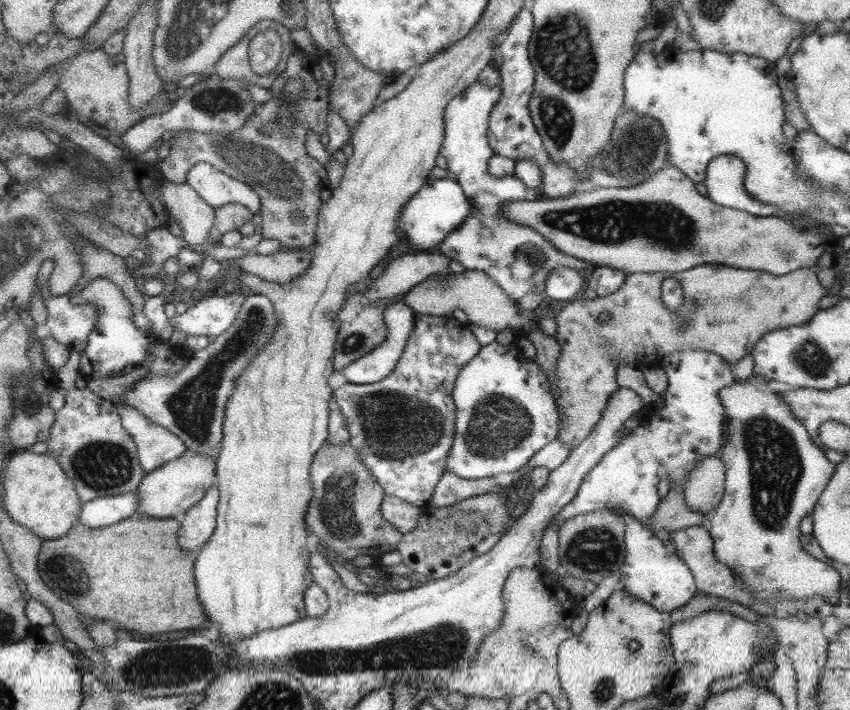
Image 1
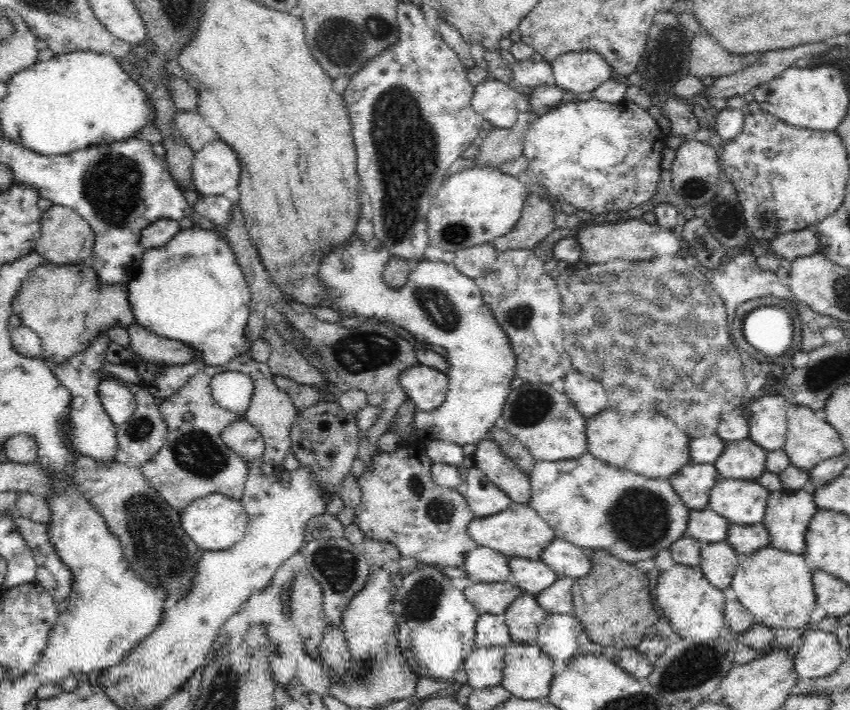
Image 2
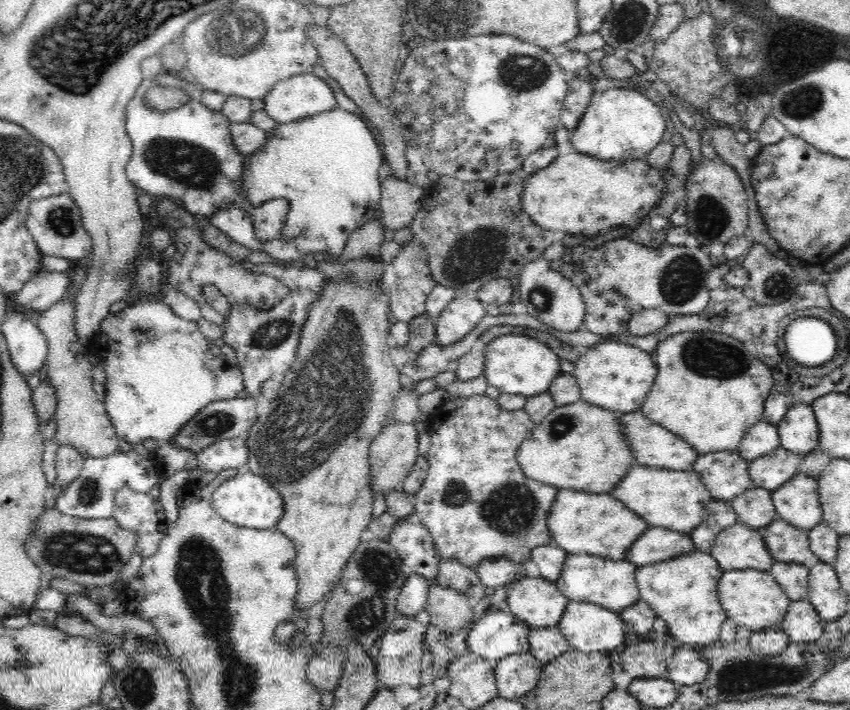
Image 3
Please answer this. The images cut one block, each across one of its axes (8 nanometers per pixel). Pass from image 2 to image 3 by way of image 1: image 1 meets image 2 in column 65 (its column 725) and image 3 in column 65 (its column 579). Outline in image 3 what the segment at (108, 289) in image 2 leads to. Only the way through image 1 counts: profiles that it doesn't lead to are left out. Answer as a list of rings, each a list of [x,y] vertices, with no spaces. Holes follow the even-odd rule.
[[[68,298],[56,302],[48,308],[35,316],[36,325],[42,329],[42,333],[46,335],[48,341],[48,354],[47,354],[47,378],[50,385],[56,389],[57,396],[57,409],[55,412],[56,425],[58,430],[55,432],[55,439],[61,444],[69,444],[73,446],[84,459],[99,458],[110,456],[118,450],[118,442],[120,438],[117,435],[116,429],[113,427],[109,414],[107,413],[105,403],[98,399],[98,395],[94,391],[92,384],[92,364],[88,359],[89,353],[86,346],[78,341],[76,335],[75,322],[75,303],[68,301]]]

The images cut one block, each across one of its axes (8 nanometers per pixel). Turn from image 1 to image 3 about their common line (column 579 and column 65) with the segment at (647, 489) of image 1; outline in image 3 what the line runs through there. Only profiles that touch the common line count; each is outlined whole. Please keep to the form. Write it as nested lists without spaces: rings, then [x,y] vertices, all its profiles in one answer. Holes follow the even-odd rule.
[[[118,448],[114,454],[99,458],[88,458],[83,463],[82,474],[56,497],[56,508],[66,516],[78,518],[110,518],[115,509],[116,492],[120,488],[130,488],[135,492],[148,494],[152,487],[162,482],[162,467],[156,452],[150,454],[151,458],[144,458],[134,450],[122,451]]]

